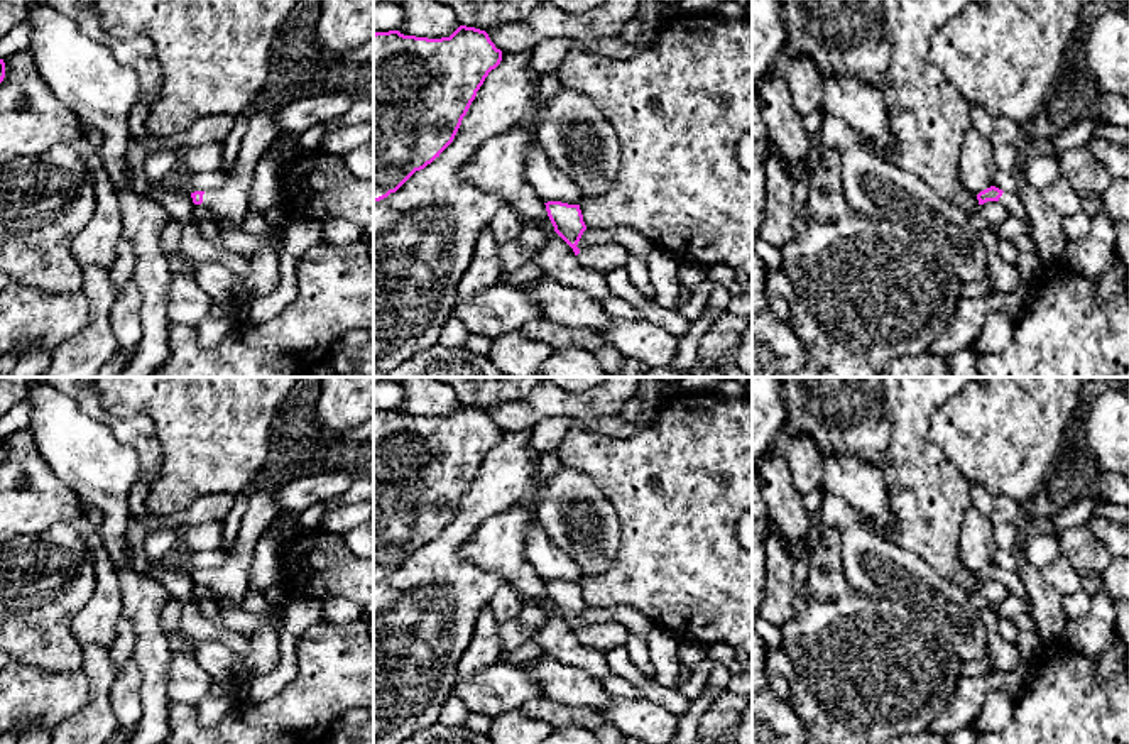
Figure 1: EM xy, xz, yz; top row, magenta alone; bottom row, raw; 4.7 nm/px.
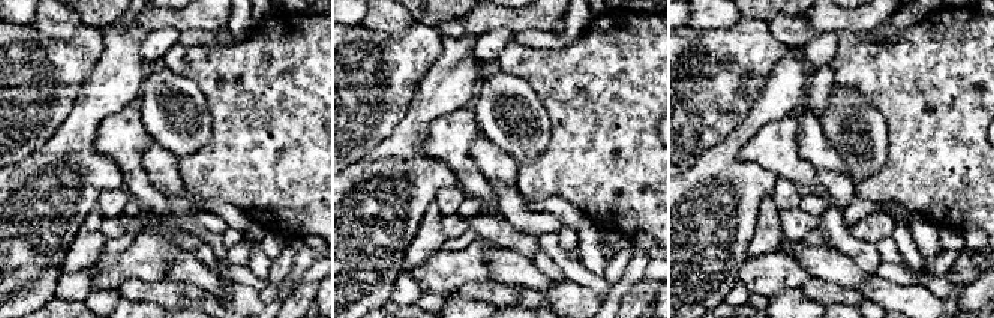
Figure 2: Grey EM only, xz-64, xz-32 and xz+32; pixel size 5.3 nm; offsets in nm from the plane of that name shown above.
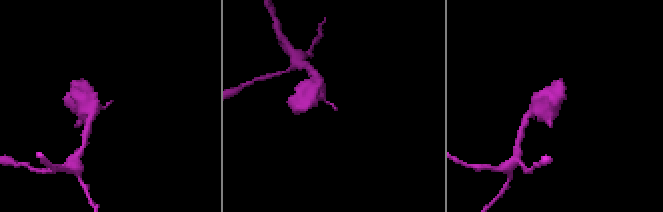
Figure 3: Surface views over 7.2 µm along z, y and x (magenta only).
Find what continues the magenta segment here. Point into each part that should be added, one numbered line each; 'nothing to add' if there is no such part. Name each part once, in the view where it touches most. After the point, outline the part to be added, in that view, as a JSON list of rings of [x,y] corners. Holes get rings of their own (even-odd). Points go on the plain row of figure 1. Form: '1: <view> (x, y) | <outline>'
1: xy (230, 582) | [[[269,487],[252,494],[248,507],[242,517],[237,551],[220,568],[205,570],[203,585],[210,587],[221,605],[242,602],[250,592],[248,573],[255,543],[279,514],[275,492]]]

